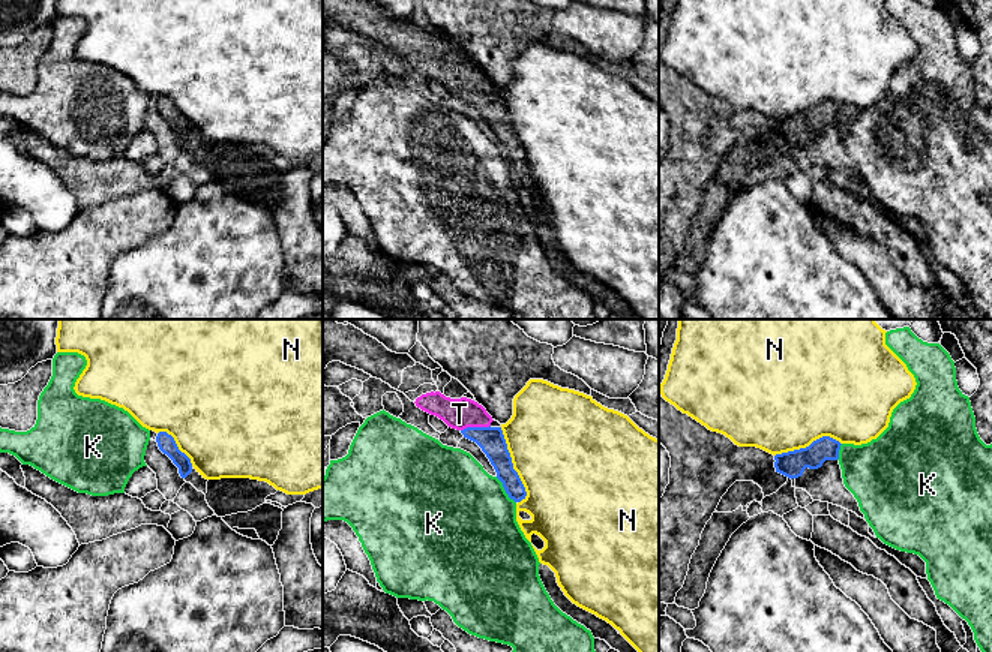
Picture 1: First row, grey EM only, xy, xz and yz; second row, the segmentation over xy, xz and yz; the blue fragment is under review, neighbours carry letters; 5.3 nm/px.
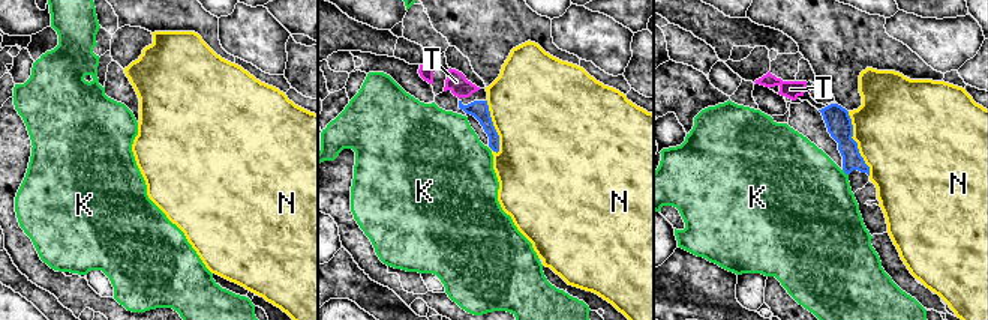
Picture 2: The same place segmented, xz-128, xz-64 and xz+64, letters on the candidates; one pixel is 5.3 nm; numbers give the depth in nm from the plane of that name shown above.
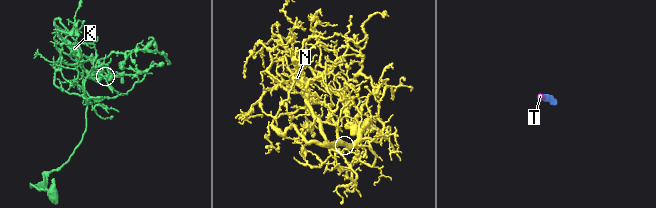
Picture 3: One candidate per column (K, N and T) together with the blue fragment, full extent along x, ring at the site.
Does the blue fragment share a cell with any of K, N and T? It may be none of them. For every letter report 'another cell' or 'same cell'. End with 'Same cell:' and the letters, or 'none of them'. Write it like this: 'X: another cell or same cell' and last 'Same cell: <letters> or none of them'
K: another cell
N: another cell
T: same cell
Same cell: T

